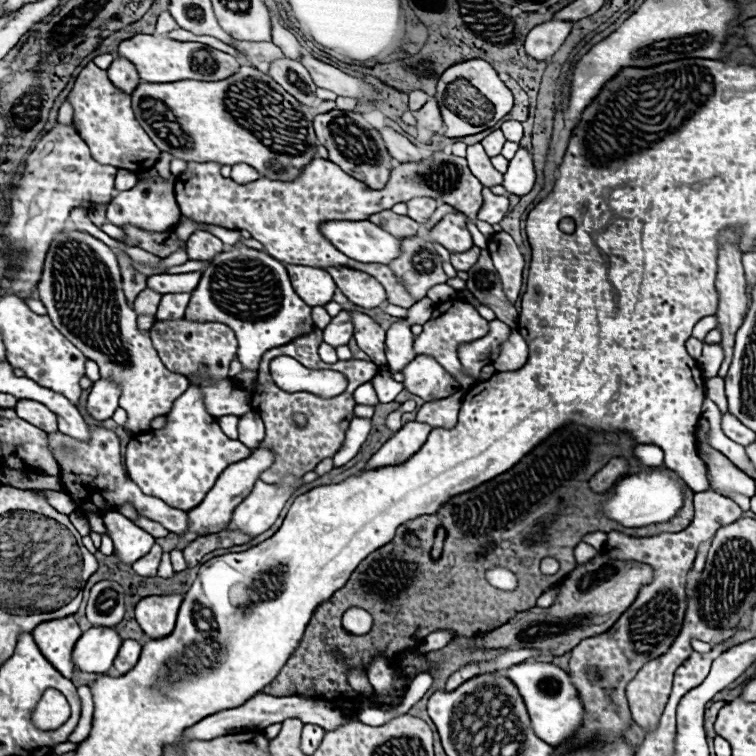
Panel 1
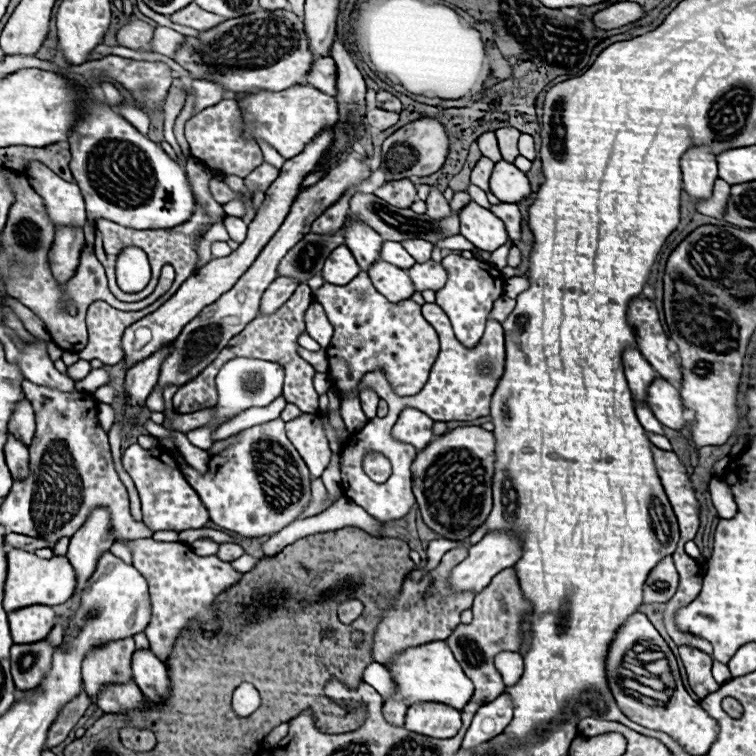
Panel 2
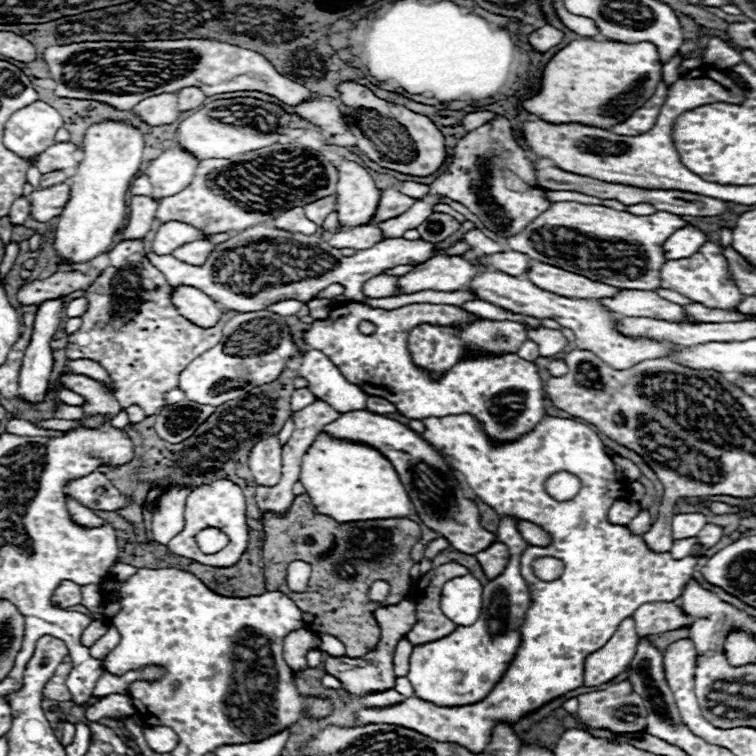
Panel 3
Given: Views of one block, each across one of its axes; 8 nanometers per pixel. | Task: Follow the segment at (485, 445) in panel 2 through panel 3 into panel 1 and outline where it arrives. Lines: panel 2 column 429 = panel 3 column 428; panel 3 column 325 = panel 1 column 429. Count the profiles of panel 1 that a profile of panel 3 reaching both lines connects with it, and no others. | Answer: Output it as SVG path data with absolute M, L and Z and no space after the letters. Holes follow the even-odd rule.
M420 422L404 424L364 466L364 470L376 470L382 466L398 466L410 460L426 442L432 428Z

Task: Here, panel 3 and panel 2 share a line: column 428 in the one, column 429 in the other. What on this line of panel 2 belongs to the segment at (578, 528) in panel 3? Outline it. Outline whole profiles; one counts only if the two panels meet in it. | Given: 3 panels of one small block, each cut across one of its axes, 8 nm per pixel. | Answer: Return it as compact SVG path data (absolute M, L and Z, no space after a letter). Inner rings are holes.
M410 408L410 410L404 410L400 414L398 422L392 428L392 438L400 440L404 444L412 444L420 452L434 438L432 426L434 426L434 420L432 418L428 418L426 414L416 412L414 408ZM422 702L412 704L406 712L404 728L430 738L452 738L460 730L460 712L446 704Z

